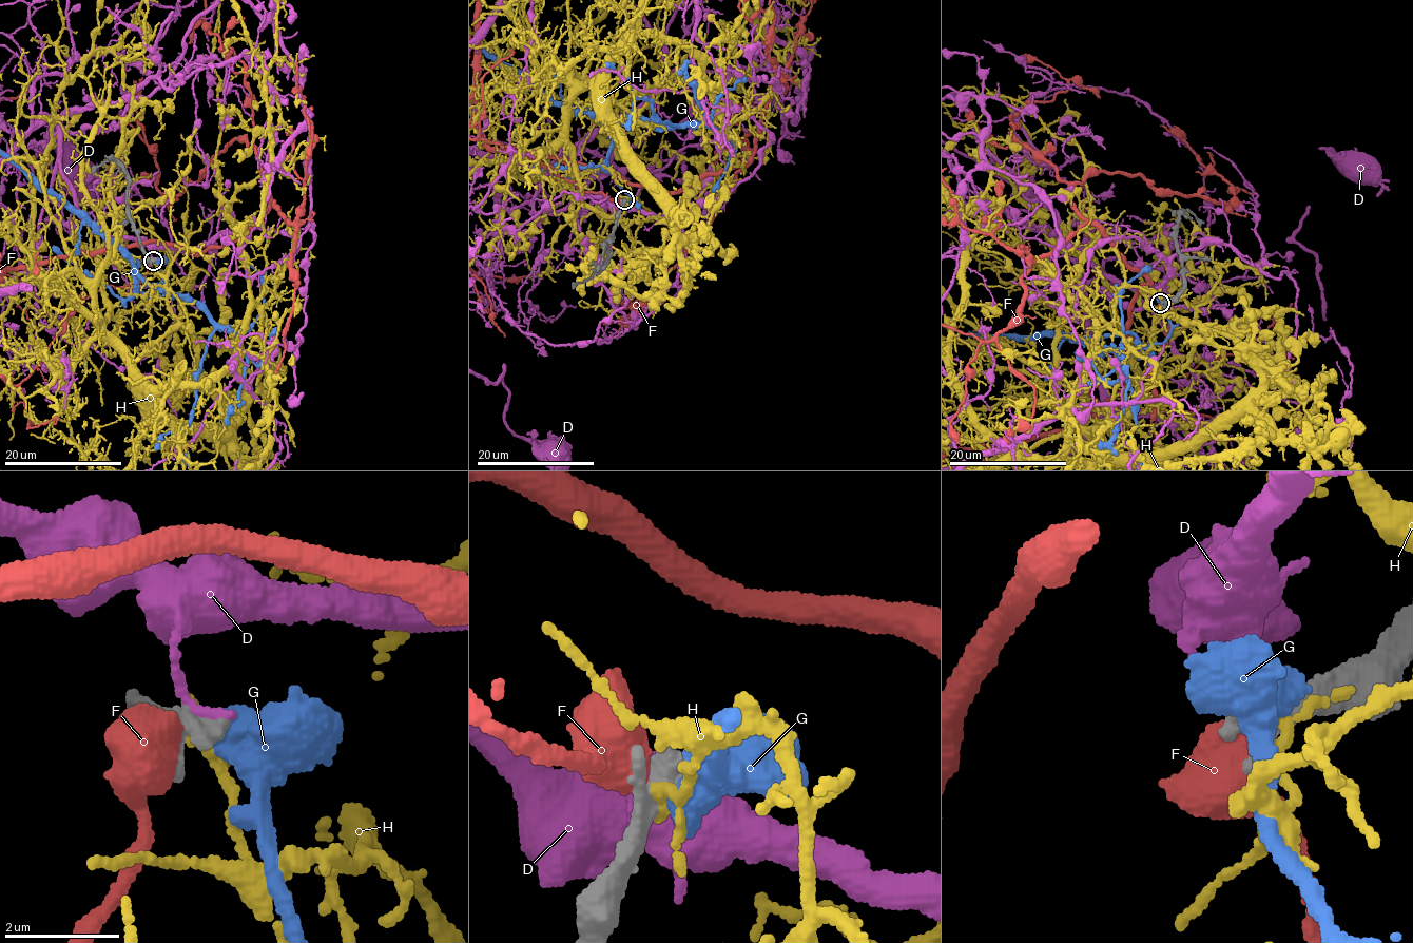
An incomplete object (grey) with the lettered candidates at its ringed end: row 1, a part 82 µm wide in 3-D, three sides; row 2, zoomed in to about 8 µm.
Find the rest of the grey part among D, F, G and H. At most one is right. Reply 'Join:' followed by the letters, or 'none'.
Join: none

